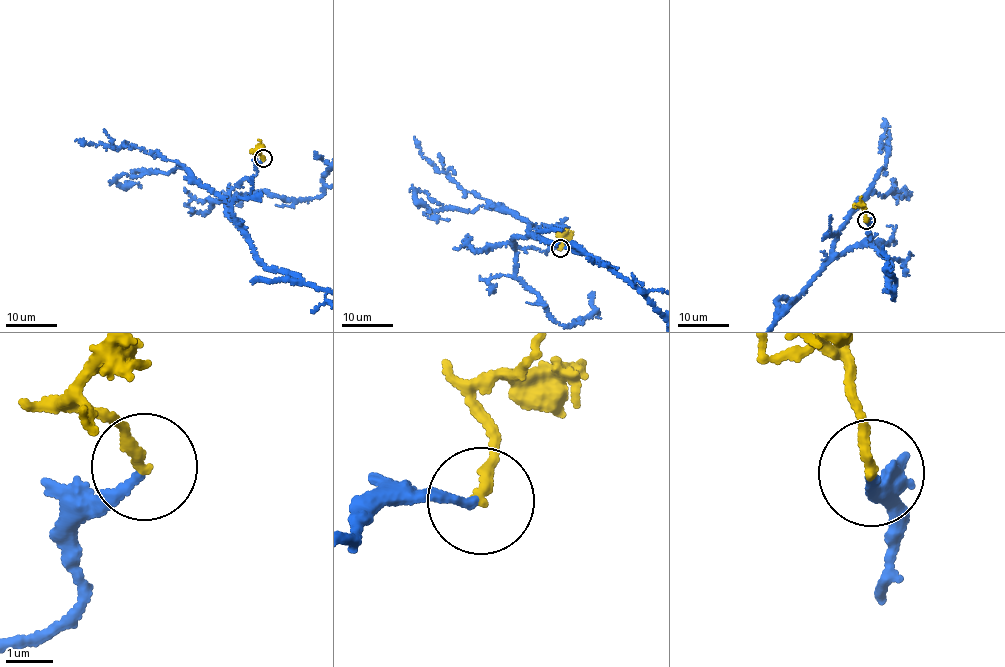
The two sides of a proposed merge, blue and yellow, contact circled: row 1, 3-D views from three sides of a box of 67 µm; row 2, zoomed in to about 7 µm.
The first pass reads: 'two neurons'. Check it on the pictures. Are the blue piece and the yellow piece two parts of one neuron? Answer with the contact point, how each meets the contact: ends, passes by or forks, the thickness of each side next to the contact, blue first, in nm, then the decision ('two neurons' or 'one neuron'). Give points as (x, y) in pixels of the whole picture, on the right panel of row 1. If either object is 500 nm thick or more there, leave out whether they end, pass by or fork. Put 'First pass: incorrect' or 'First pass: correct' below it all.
place (866, 220); blue ends; yellow ends; calibres 180 and 240 nm; one neuron
First pass: incorrect

